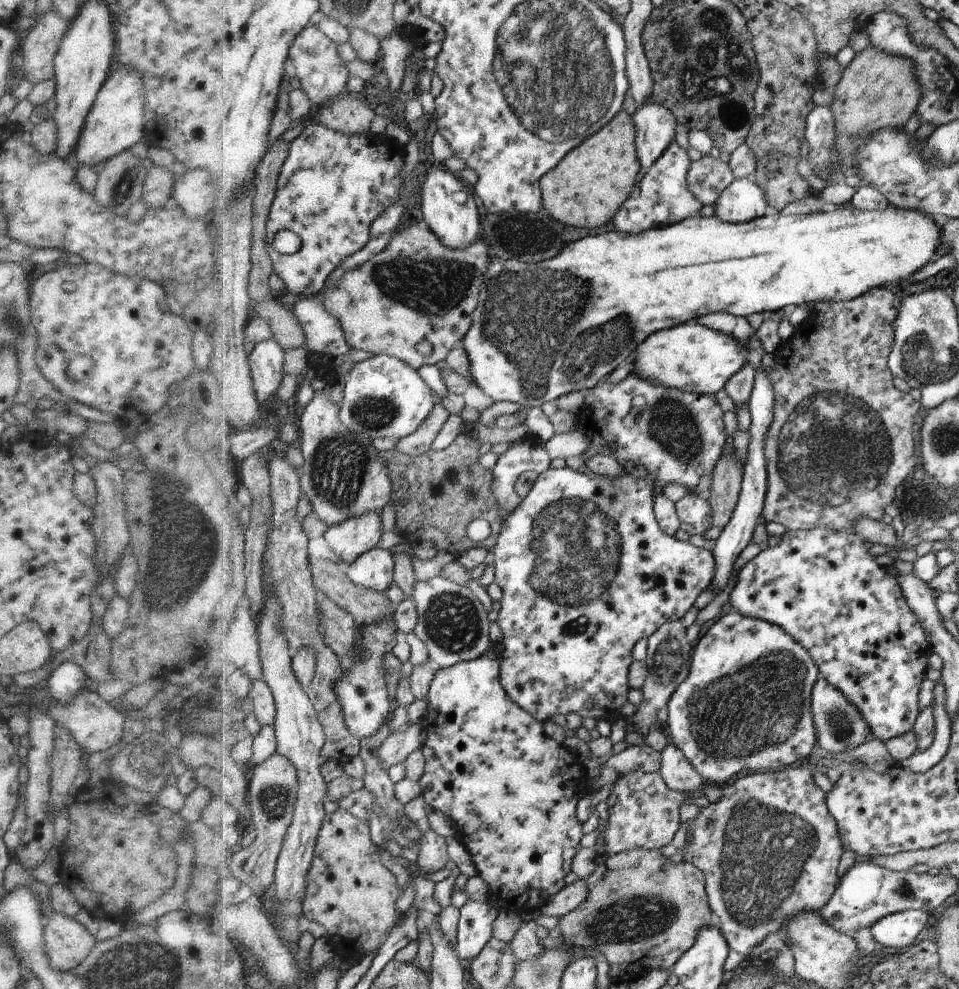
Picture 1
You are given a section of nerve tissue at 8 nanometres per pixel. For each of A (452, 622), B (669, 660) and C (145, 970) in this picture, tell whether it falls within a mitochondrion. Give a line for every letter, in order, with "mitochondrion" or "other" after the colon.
A: mitochondrion
B: mitochondrion
C: mitochondrion

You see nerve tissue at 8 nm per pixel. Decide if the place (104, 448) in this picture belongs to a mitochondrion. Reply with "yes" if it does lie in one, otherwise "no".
no

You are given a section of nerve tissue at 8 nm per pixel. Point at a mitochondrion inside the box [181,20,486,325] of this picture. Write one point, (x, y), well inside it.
(432, 287)

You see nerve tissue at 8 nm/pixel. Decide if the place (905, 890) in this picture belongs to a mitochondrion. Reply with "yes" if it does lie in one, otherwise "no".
yes

